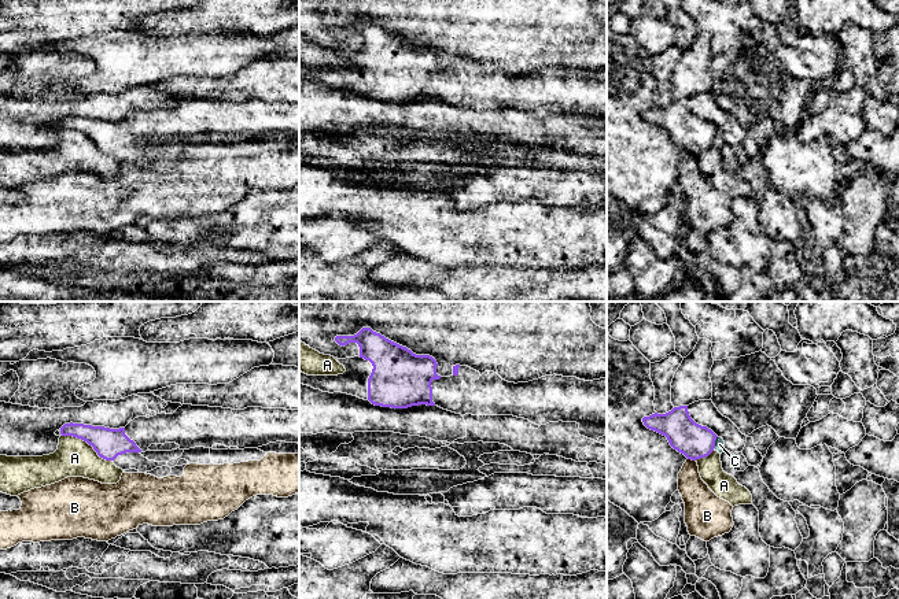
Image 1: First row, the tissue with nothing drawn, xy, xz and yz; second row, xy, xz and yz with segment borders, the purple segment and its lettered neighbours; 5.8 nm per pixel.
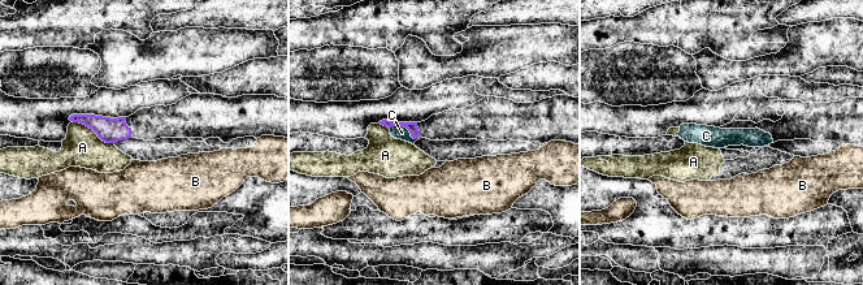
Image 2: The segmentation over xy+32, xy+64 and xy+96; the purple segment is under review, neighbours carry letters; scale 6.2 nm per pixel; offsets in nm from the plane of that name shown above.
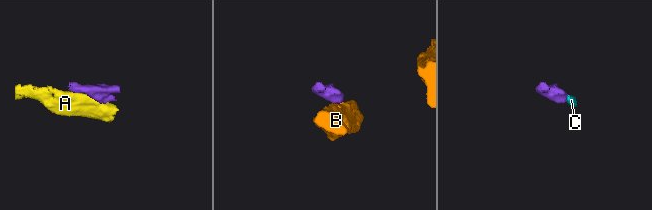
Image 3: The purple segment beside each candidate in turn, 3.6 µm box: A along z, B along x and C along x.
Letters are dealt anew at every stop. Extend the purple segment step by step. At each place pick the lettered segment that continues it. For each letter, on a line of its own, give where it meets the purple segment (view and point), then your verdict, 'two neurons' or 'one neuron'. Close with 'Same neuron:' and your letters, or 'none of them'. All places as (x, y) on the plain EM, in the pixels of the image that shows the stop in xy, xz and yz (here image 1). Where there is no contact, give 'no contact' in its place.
A: meets purple in xy at (88, 136); two neurons
B: meets purple in yz at (692, 152); two neurons
C: meets purple in yz at (714, 136); two neurons
Same neuron: none of them

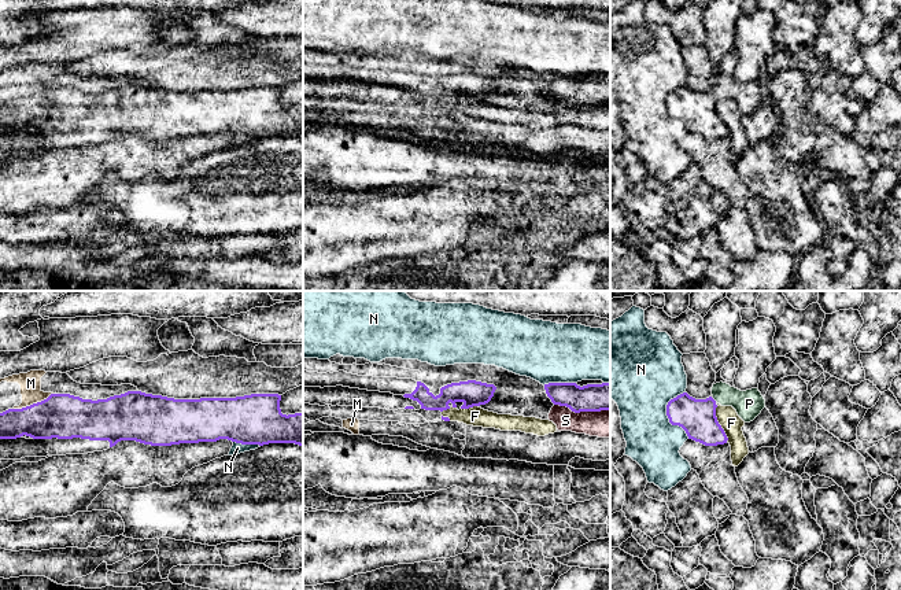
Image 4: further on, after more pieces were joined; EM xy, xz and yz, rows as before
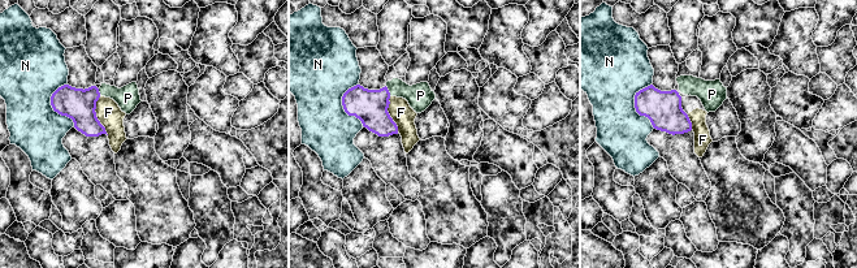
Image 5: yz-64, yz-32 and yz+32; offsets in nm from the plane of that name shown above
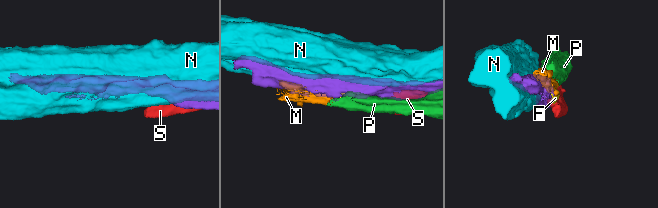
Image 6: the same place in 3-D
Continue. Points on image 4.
F: meets purple in yz at (719, 117); two neurons
M: meets purple in xy at (33, 96); two neurons
N: meets purple in yz at (667, 107); two neurons
P: meets purple in yz at (713, 92); two neurons
S: meets purple in xz at (582, 103); two neurons
Same neuron: none of them

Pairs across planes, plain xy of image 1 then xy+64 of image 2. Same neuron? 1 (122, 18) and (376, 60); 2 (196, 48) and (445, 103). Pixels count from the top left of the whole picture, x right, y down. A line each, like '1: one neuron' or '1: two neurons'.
1: two neurons
2: two neurons

